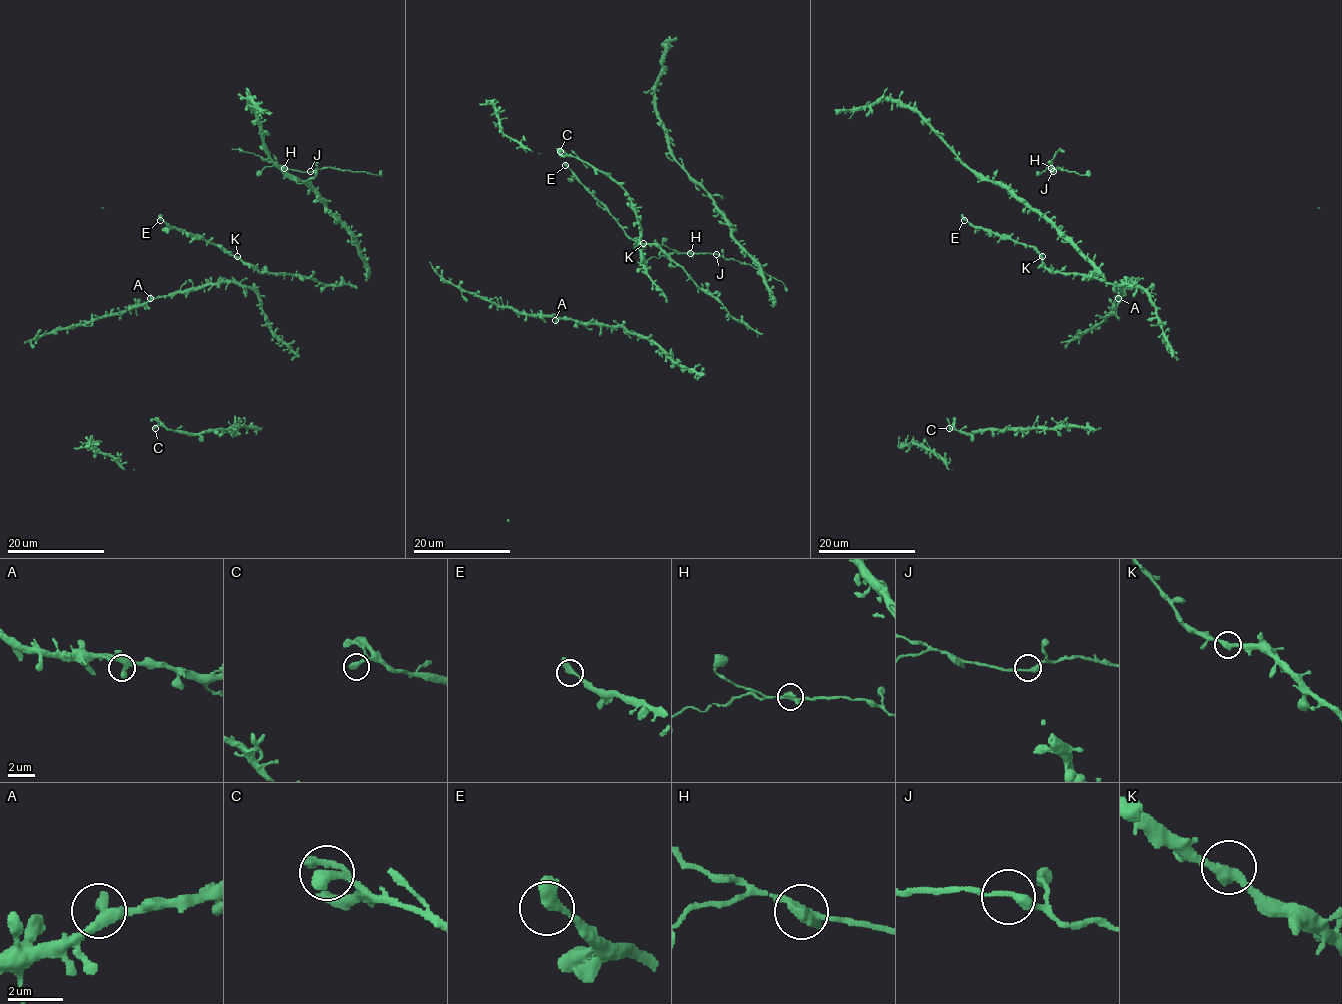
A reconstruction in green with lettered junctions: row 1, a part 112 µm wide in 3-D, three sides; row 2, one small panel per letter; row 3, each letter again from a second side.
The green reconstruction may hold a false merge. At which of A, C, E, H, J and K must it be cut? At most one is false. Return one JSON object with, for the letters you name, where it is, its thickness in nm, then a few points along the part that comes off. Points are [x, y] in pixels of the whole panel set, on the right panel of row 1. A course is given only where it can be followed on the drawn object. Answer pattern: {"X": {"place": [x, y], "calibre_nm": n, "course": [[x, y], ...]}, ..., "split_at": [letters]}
{"split_at": []}

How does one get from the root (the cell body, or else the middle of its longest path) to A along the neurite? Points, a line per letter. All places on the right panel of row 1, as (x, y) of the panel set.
A: (1133, 294), (1135, 285), (1127, 282), (1118, 298)

